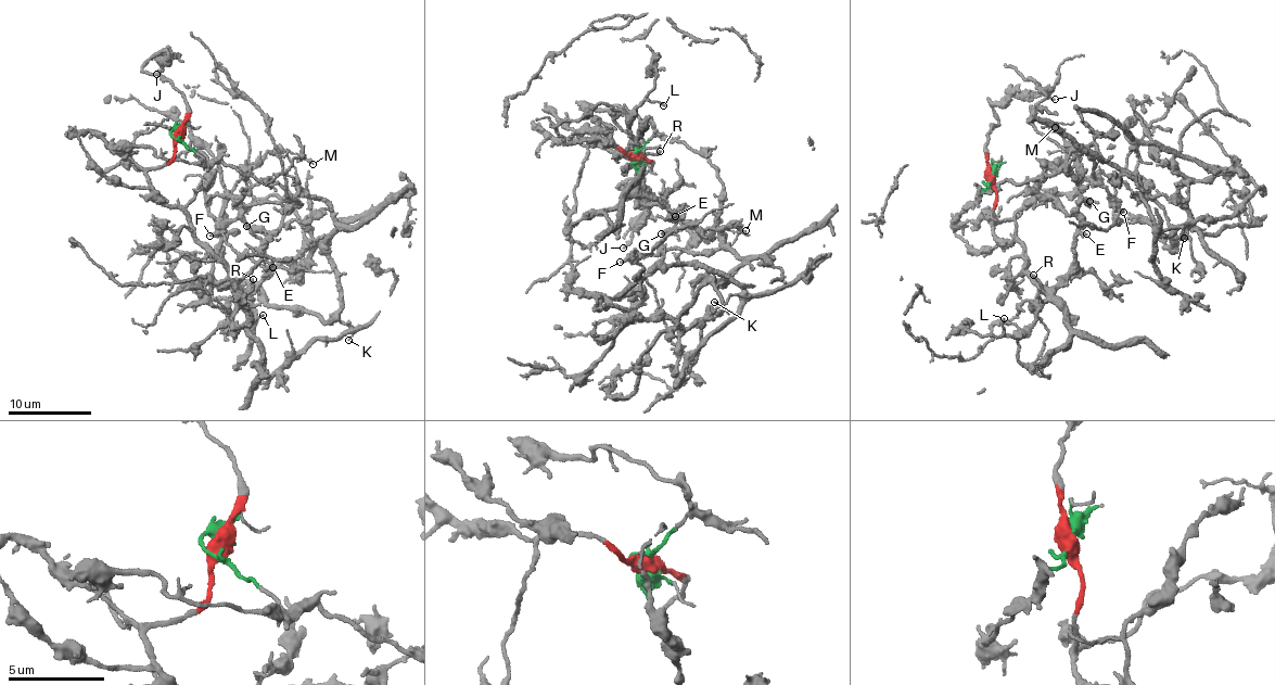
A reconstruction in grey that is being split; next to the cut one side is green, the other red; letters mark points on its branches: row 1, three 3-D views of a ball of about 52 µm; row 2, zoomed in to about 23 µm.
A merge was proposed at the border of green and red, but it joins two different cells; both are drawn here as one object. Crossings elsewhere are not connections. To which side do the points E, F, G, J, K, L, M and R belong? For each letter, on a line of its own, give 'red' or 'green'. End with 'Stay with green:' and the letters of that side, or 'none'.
E: red
F: green
G: red
J: red
K: green
L: red
M: green
R: red
Stay with green: F, K, M

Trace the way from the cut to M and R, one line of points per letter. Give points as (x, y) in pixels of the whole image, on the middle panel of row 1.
M: (632, 152), (654, 135), (686, 143), (718, 173), (719, 230), (724, 237), (723, 229), (744, 231)
R: (632, 152), (594, 137), (621, 156), (619, 151), (633, 143), (644, 156), (661, 152)

